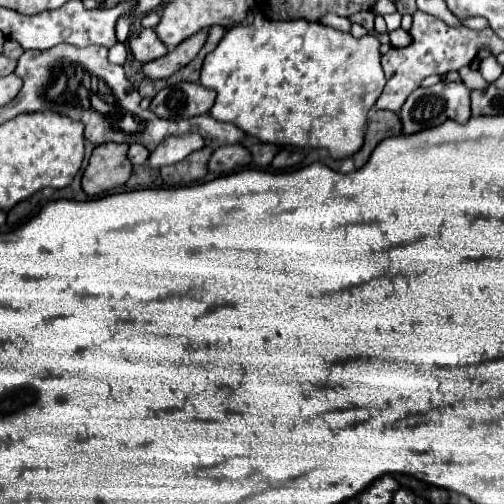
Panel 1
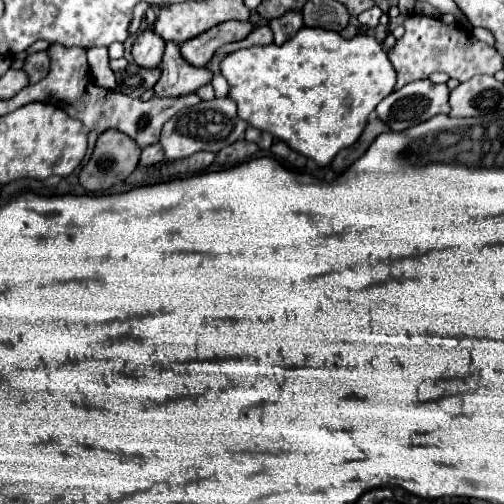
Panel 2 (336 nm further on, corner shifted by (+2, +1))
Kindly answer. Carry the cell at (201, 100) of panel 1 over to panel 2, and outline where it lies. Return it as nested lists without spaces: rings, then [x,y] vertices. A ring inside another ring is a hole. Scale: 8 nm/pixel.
[[[167,43],[161,69],[163,75],[153,87],[157,97],[185,97],[197,93],[197,89],[209,85],[213,79],[207,67],[191,67],[185,63],[175,43]]]

